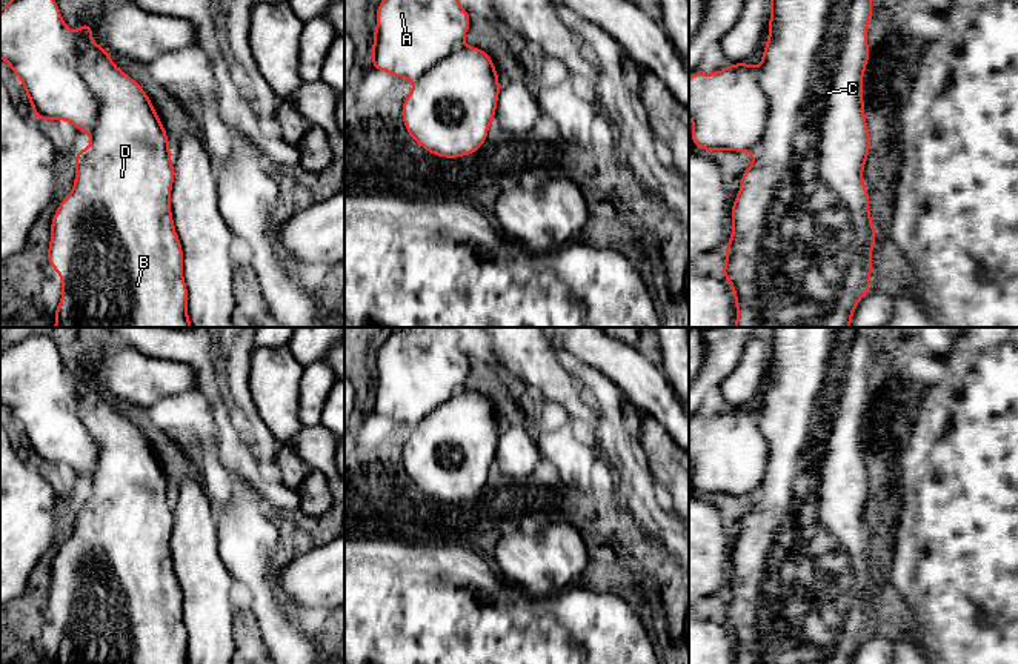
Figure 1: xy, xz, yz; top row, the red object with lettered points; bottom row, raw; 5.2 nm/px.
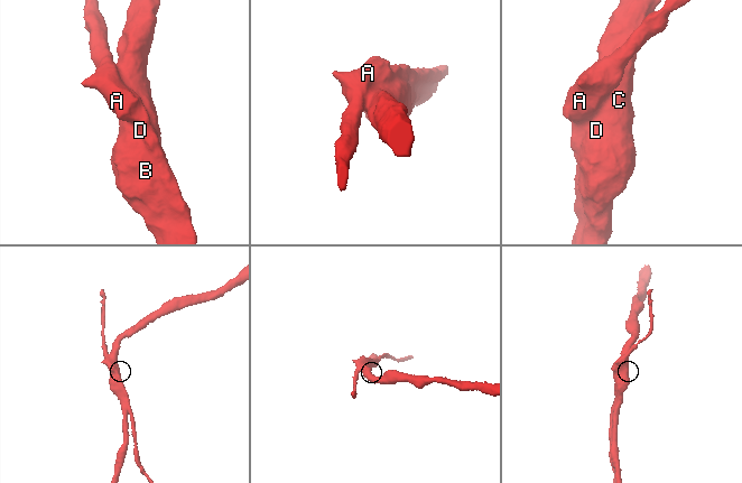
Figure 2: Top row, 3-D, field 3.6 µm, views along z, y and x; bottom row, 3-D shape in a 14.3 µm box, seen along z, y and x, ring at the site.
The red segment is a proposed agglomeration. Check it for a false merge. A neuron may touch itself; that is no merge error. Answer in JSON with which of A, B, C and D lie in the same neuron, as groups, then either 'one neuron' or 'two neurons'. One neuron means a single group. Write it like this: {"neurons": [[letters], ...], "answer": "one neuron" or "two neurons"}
{"neurons": [["A"], ["B", "C", "D"]], "answer": "two neurons"}

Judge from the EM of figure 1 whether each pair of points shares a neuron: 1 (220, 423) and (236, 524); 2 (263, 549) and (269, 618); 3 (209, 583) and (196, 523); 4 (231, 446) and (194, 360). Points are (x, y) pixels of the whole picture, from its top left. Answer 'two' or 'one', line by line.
1: two
2: one
3: one
4: one

